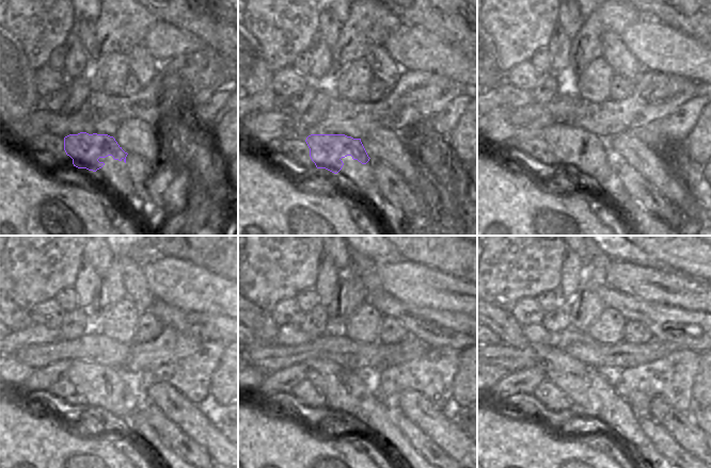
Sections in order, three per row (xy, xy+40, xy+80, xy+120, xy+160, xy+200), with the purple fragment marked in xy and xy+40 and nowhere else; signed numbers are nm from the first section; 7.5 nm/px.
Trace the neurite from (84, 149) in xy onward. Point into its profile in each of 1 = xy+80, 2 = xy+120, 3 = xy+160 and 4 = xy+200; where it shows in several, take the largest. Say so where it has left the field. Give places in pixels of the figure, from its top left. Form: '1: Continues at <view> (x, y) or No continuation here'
1: Continues at xy+80 (569, 144)
2: Continues at xy+120 (92, 381)
3: Continues at xy+160 (332, 381)
4: Continues at xy+200 (571, 376)

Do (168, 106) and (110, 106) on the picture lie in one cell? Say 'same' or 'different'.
same

